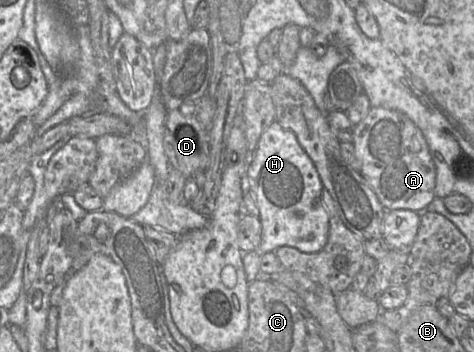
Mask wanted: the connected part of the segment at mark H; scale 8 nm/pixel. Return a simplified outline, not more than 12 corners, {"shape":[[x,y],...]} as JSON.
{"shape":[[276,120],[245,176],[262,226],[243,253],[249,282],[263,254],[322,250],[329,216],[319,173]]}

